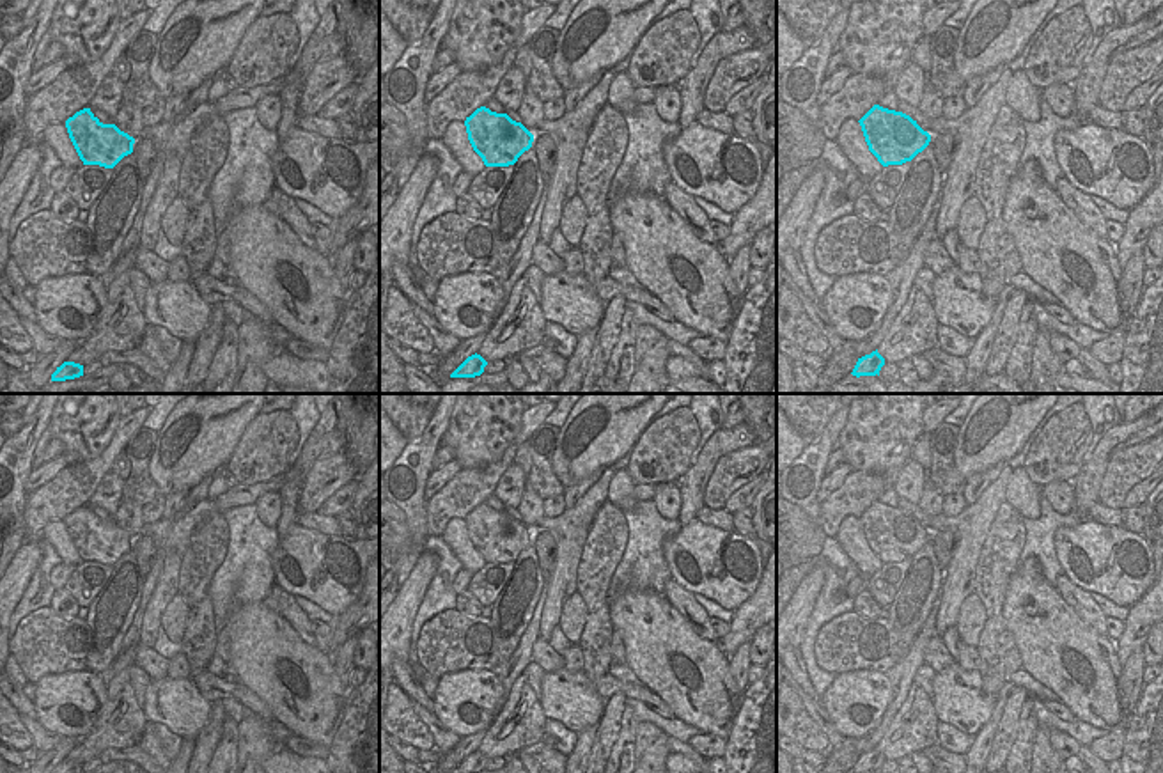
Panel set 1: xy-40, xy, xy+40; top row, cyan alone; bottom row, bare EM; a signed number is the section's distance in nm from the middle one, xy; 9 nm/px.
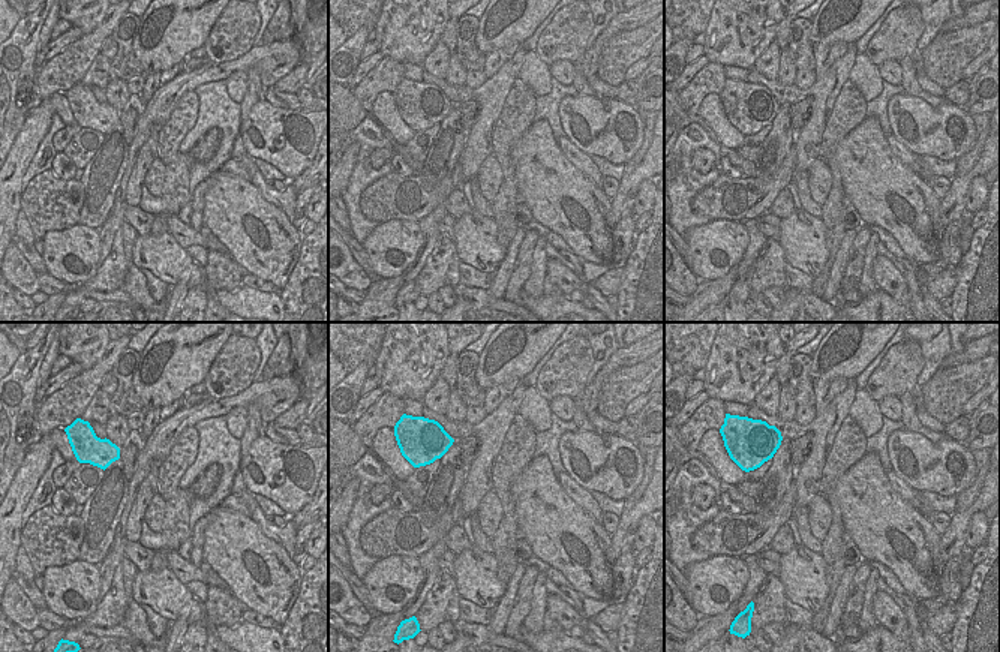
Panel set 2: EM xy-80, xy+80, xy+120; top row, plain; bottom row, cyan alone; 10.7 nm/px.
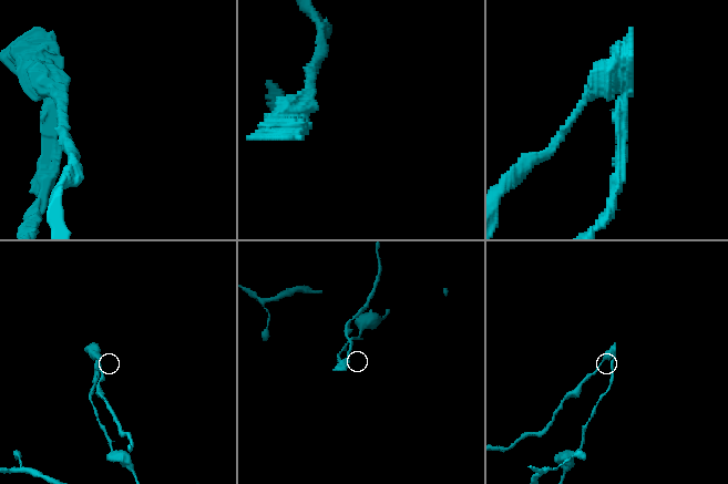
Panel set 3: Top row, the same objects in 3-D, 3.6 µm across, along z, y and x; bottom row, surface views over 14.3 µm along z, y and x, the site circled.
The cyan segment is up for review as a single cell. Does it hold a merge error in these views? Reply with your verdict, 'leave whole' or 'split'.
split

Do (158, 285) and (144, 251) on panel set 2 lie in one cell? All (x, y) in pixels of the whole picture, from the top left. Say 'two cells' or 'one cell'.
two cells

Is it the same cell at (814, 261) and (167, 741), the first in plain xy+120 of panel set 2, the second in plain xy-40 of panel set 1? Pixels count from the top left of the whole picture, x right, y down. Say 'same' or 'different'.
different

